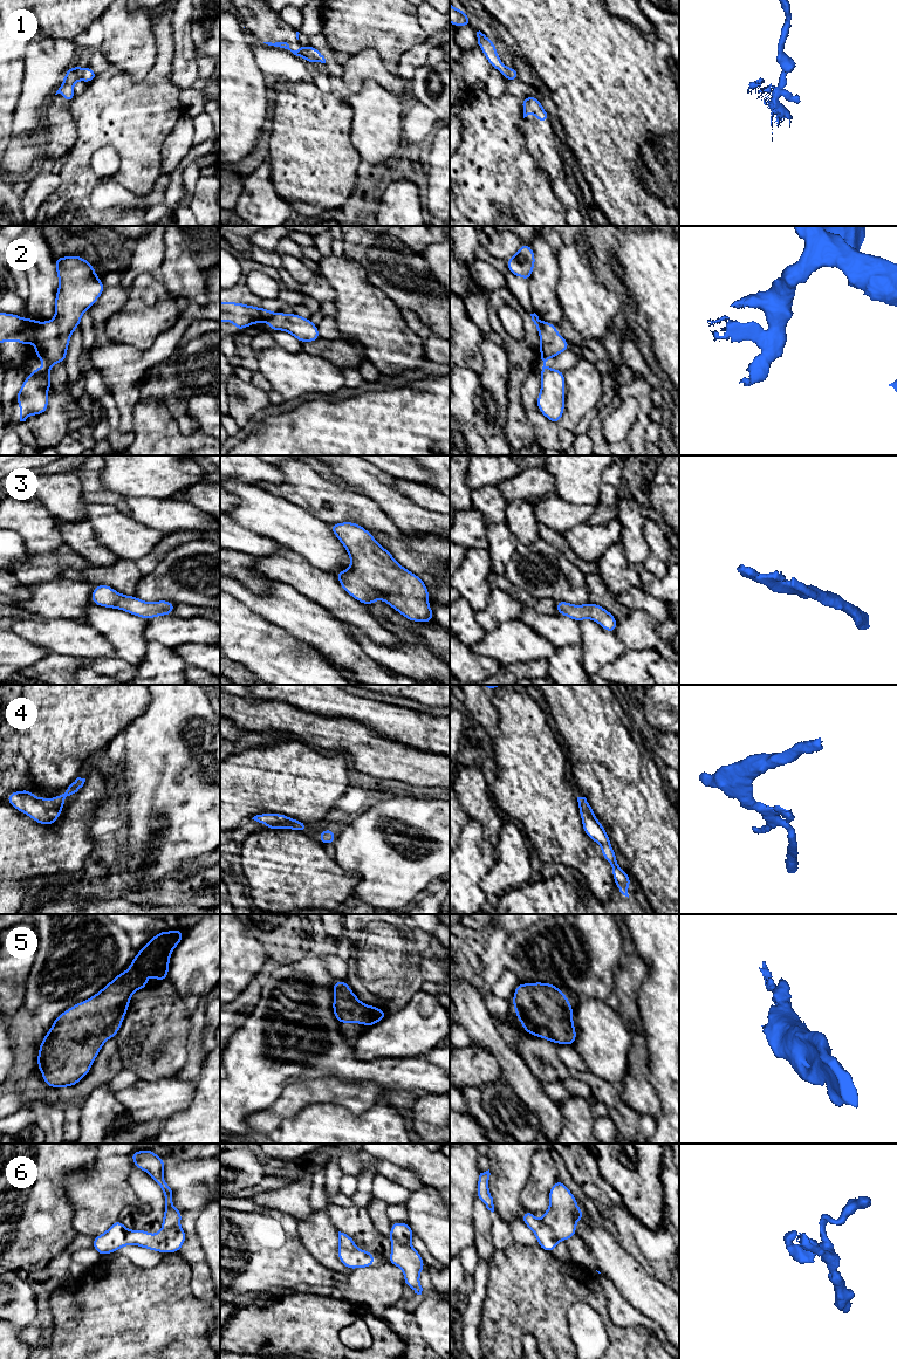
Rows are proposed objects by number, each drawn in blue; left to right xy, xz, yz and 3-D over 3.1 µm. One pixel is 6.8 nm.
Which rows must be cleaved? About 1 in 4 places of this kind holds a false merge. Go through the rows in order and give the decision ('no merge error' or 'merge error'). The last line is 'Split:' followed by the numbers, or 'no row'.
1: no merge error
2: merge error
3: no merge error
4: no merge error
5: no merge error
6: merge error
Split: 2, 6

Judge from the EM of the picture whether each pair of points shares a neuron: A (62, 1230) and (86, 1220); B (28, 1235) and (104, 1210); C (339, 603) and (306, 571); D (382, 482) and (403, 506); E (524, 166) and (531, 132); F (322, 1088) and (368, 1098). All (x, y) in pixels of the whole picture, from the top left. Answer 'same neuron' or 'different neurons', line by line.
A: different neurons
B: different neurons
C: same neuron
D: same neuron
E: different neurons
F: same neuron

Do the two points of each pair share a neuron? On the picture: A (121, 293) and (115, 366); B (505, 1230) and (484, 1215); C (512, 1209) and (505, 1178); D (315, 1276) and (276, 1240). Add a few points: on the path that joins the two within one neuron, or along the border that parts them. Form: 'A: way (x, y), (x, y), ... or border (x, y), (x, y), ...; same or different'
A: way (102, 311), (100, 314), (100, 335), (103, 348); same
B: border (493, 1215), (492, 1244), (495, 1248); different
C: way (506, 1201), (506, 1186); same
D: way (306, 1270), (285, 1249); same

